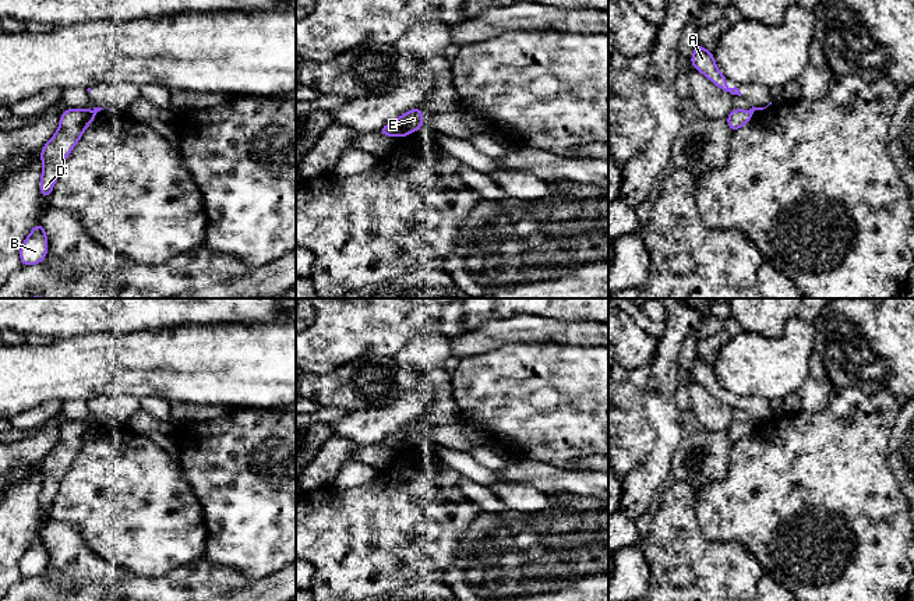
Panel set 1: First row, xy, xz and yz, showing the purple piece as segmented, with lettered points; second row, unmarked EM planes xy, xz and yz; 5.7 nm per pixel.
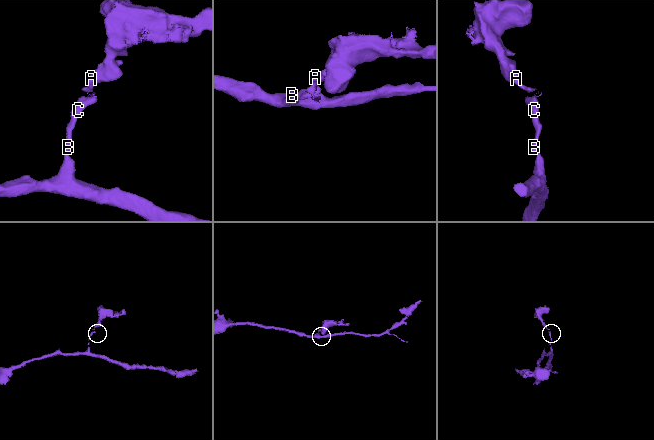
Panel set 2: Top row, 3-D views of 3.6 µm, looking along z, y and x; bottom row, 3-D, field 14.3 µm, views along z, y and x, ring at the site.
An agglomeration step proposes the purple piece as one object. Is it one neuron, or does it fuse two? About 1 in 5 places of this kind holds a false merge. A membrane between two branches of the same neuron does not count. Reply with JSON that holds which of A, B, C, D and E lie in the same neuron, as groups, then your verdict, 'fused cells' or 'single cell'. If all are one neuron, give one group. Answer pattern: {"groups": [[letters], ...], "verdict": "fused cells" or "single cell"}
{"groups": [["A"], ["B", "C", "D", "E"]], "verdict": "fused cells"}

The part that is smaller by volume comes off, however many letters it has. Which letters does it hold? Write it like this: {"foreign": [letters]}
{"foreign": ["A"]}

